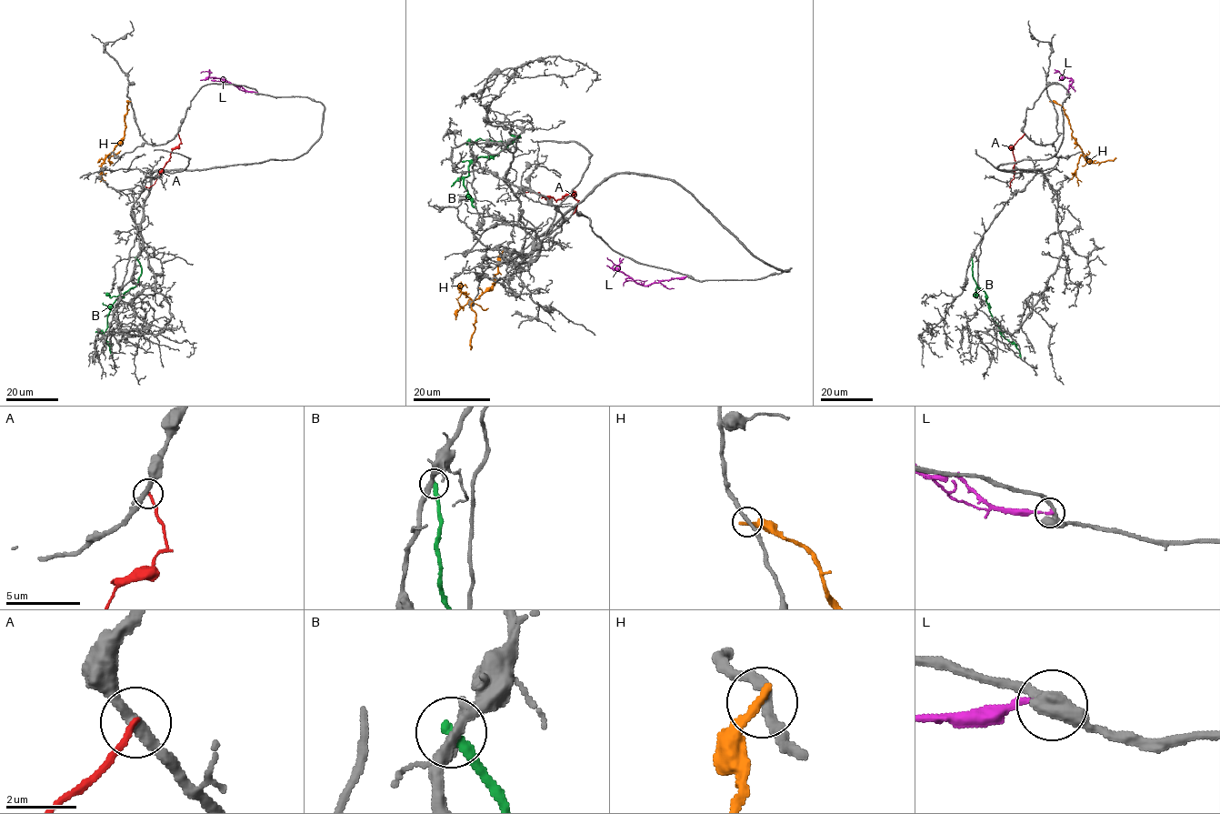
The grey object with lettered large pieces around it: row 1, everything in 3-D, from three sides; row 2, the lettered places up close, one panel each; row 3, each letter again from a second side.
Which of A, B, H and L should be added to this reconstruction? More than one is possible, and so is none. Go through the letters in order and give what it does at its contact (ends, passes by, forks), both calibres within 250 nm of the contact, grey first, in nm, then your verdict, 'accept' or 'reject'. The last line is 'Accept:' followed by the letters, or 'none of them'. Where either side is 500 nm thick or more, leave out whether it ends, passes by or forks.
A: it ends | 320/160 nm | reject
B: it ends | 280/320 nm | reject
H: it ends | 240/280 nm | reject
L: it ends | 400/160 nm | reject
Accept: none of them

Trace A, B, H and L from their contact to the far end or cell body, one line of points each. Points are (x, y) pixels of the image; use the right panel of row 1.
A: (1024, 133), (1013, 146), (1015, 163), (1010, 185)
B: (972, 257), (972, 276), (985, 294), (992, 318), (1001, 334), (1014, 344), (1021, 357)
H: (1051, 101), (1063, 108), (1072, 135), (1086, 161), (1104, 162), (1115, 157)
L: (1067, 92), (1073, 81), (1063, 77), (1058, 71), (1054, 73)

